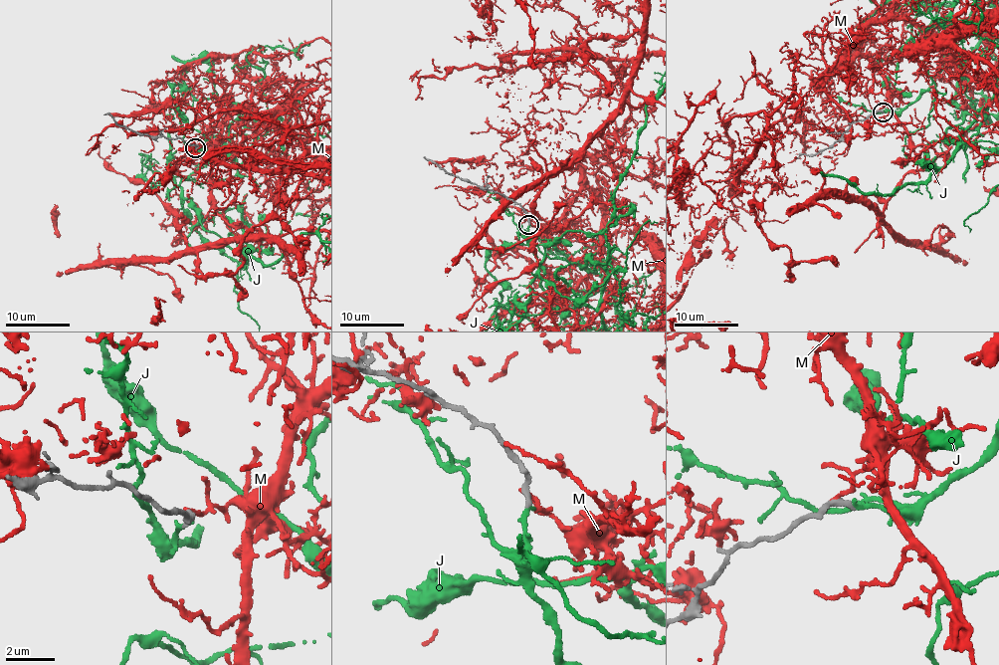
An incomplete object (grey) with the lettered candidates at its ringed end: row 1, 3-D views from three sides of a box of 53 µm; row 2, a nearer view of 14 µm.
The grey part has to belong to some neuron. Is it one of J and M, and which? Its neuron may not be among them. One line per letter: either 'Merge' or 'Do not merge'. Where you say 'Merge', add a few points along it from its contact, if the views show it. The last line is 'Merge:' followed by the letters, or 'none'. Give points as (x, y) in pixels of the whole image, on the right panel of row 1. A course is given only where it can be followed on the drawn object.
J: Merge
M: Do not merge
Merge: J

